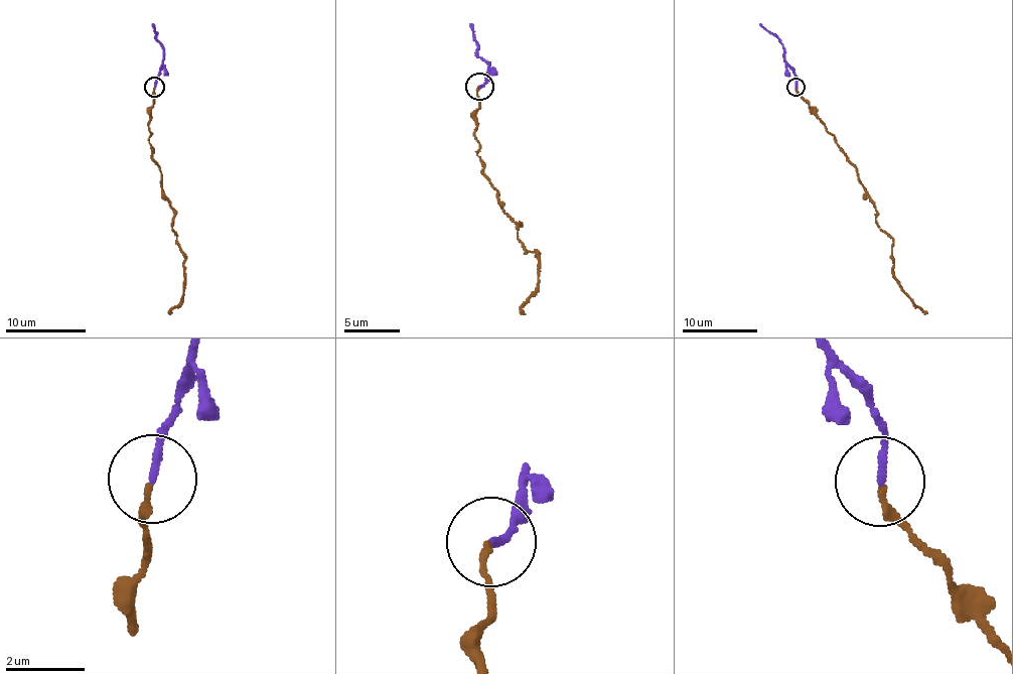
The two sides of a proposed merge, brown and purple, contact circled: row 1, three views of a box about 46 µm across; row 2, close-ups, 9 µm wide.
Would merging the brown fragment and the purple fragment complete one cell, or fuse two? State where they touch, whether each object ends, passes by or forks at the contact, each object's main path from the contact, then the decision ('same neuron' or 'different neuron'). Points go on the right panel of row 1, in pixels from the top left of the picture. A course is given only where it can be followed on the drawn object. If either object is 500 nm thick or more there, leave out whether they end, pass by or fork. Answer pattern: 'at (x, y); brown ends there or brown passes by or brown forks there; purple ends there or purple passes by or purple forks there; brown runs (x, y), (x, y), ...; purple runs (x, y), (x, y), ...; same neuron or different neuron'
at (796, 87); brown ends there; purple ends there; brown runs (796, 87), (796, 93), (821, 119), (858, 174), (876, 213), (876, 224), (893, 239), (893, 277), (926, 313); purple runs (796, 87), (797, 76), (785, 59), (785, 48), (760, 23); same neuron

